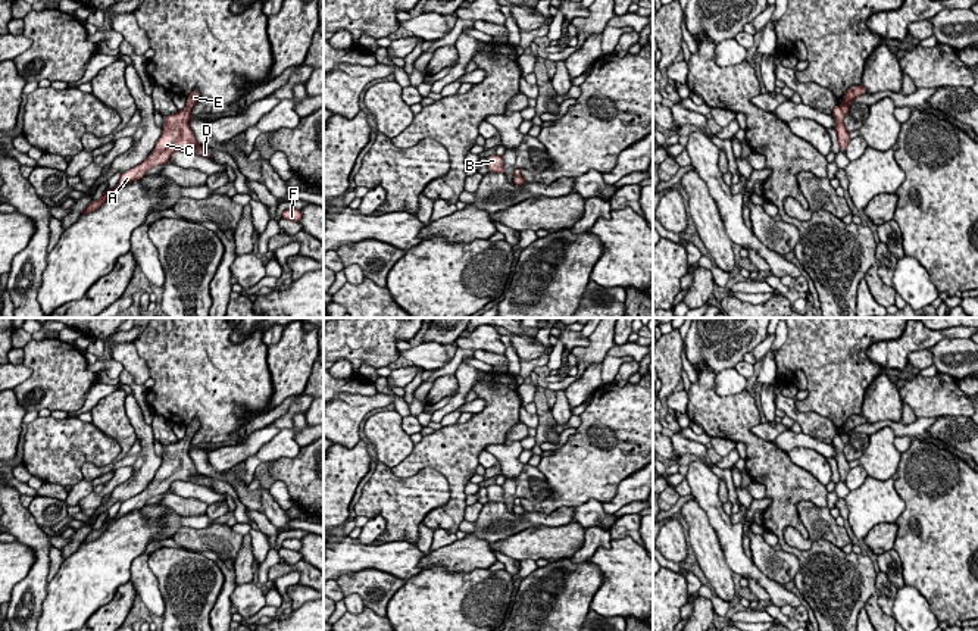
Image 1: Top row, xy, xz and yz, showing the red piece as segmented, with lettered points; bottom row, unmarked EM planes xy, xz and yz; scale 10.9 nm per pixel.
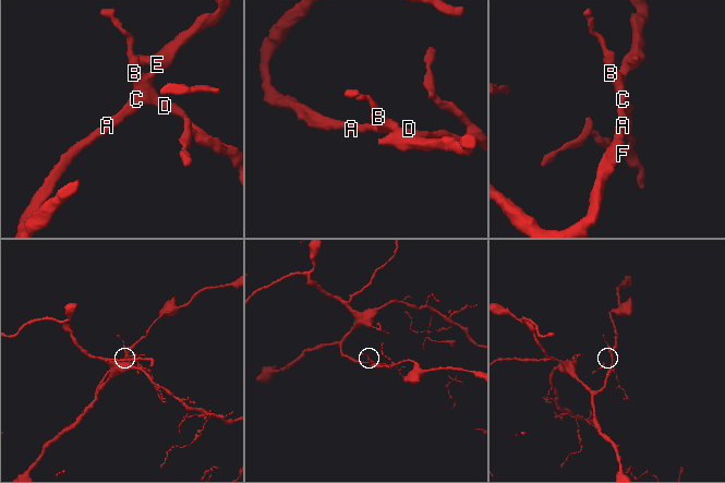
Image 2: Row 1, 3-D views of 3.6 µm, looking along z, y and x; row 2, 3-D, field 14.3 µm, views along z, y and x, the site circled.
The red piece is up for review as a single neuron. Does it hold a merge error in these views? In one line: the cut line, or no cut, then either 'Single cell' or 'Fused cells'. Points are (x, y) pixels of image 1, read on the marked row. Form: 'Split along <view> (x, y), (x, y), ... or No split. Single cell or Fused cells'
No split. Single cell

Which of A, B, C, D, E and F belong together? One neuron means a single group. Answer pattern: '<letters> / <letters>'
A B C D E F

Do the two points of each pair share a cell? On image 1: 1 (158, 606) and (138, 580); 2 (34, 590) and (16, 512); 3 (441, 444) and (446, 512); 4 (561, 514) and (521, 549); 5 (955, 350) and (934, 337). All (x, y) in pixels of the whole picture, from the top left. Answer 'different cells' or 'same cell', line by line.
1: same cell
2: same cell
3: same cell
4: different cells
5: different cells

